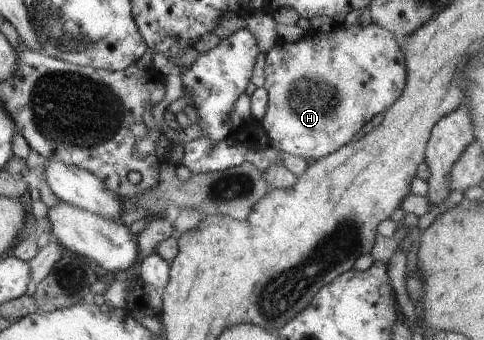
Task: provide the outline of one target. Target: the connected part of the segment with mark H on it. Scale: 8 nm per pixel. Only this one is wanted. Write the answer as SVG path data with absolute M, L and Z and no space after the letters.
M373 23L367 26L335 24L329 32L305 32L296 42L277 39L265 53L263 69L267 106L260 120L271 146L304 161L319 160L350 141L369 121L385 112L402 94L405 69L399 39Z

